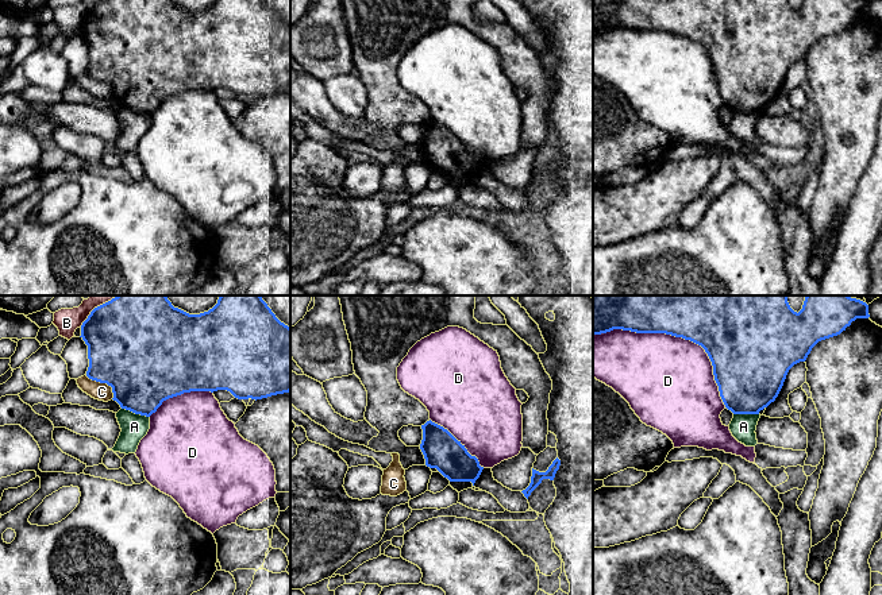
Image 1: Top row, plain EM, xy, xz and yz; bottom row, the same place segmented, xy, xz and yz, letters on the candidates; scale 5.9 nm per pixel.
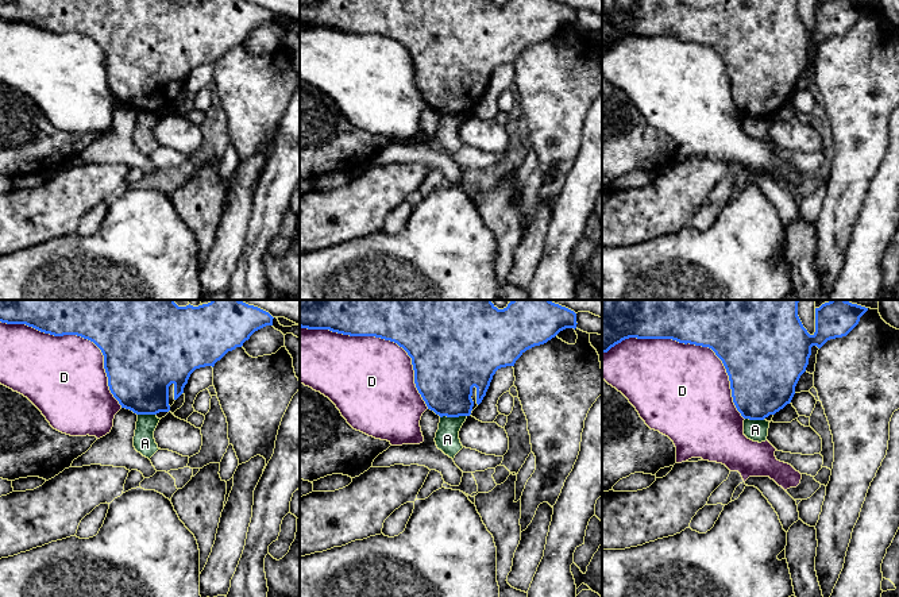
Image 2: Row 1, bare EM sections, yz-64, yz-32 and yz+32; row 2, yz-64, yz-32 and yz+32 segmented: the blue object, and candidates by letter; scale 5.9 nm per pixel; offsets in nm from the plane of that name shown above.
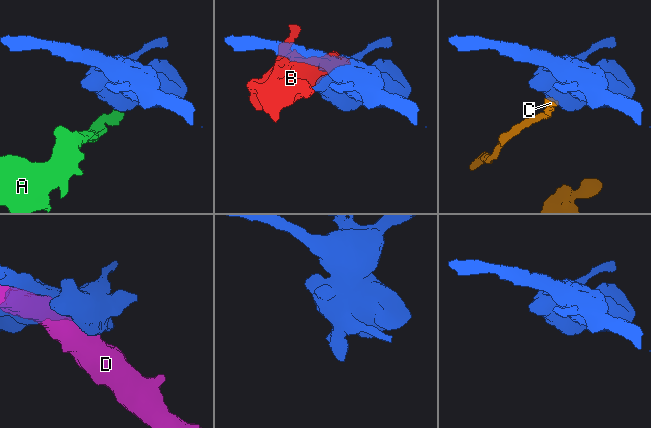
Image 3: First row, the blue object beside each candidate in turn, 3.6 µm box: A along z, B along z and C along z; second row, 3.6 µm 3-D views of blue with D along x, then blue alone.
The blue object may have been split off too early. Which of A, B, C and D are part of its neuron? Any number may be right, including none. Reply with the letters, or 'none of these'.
none of these

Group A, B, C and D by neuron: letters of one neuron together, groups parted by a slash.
A / B / C / D

